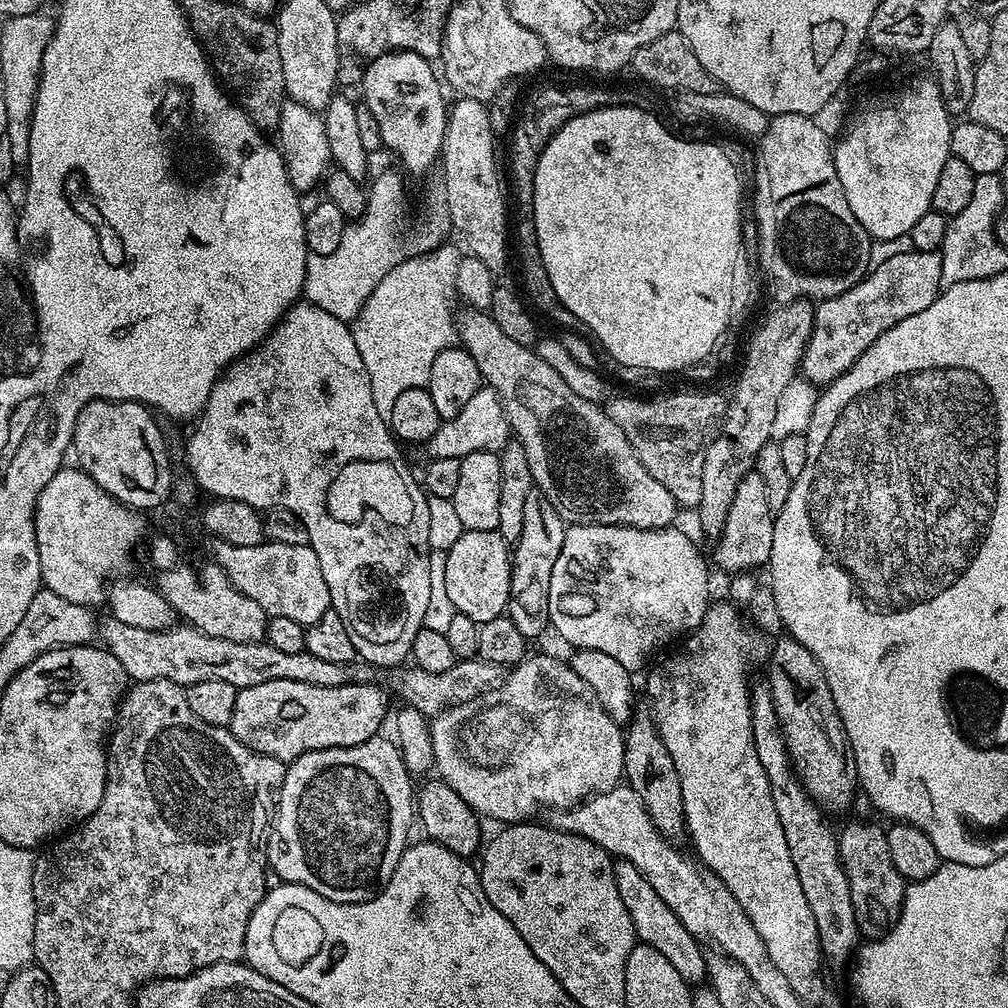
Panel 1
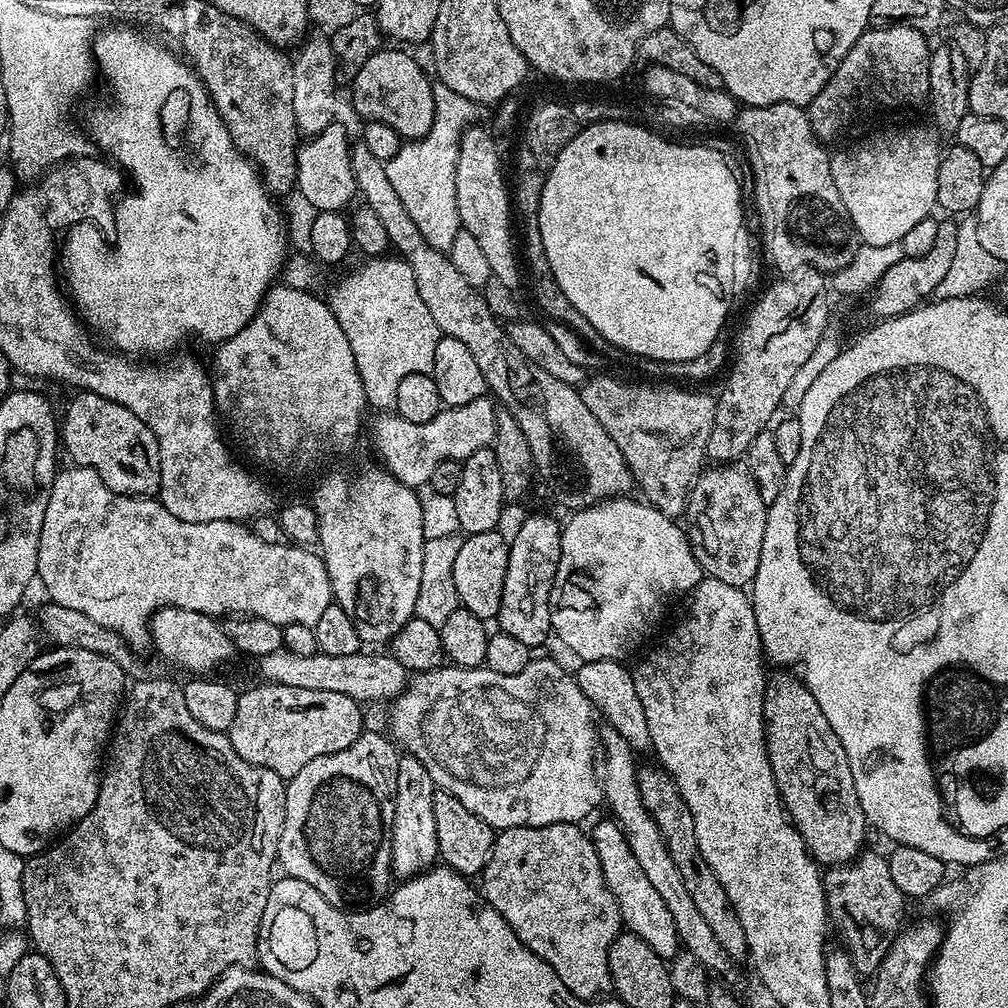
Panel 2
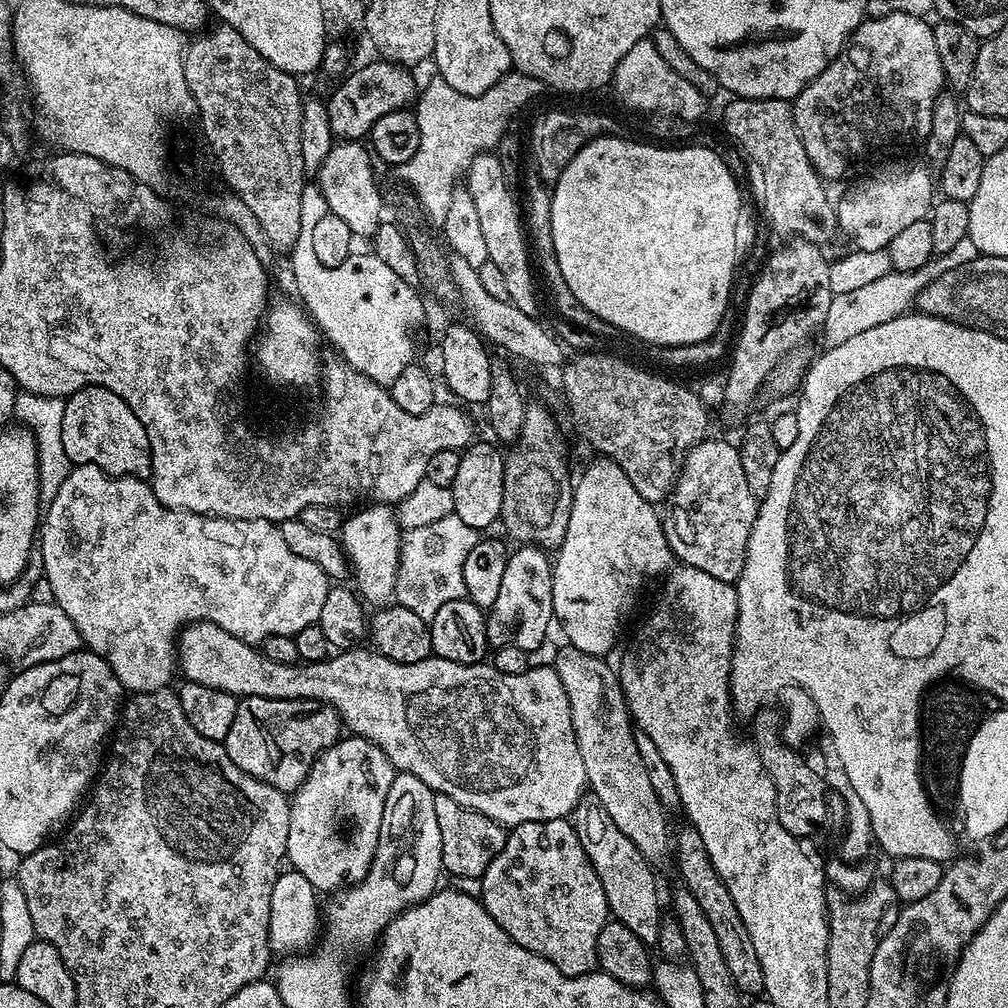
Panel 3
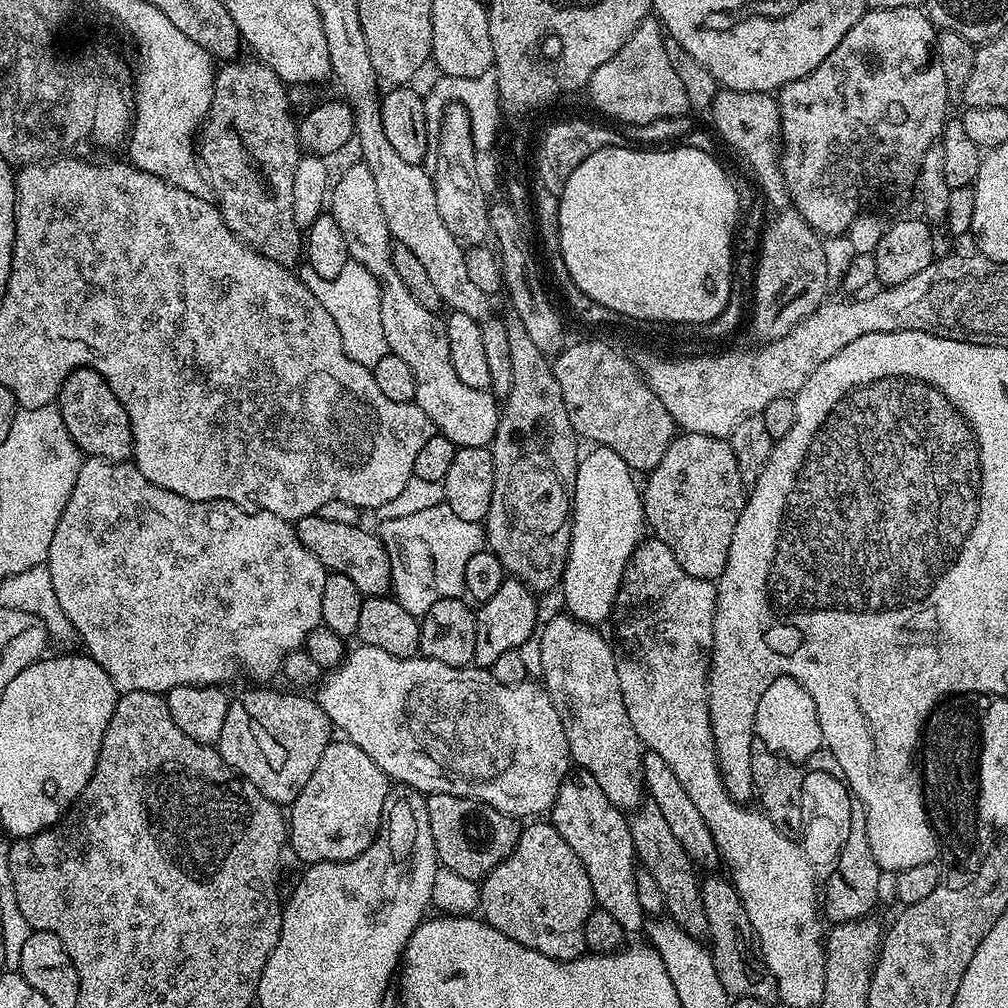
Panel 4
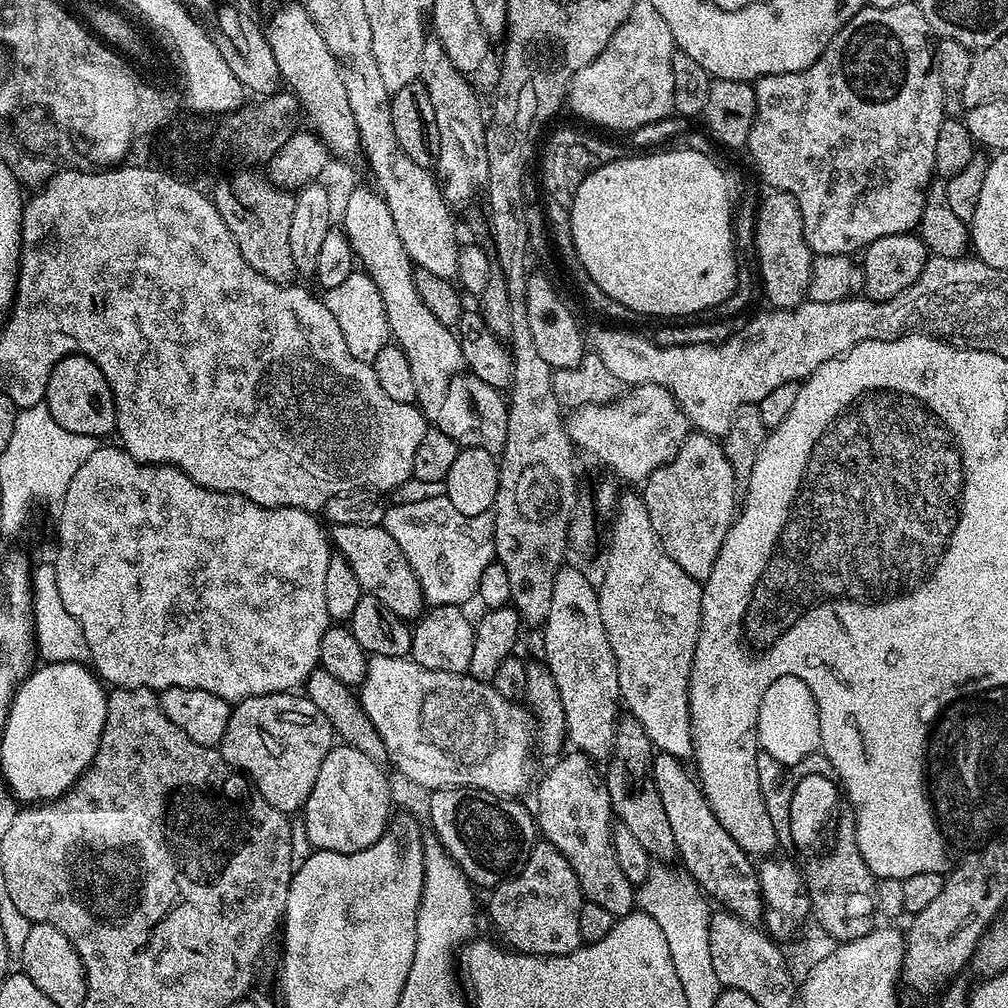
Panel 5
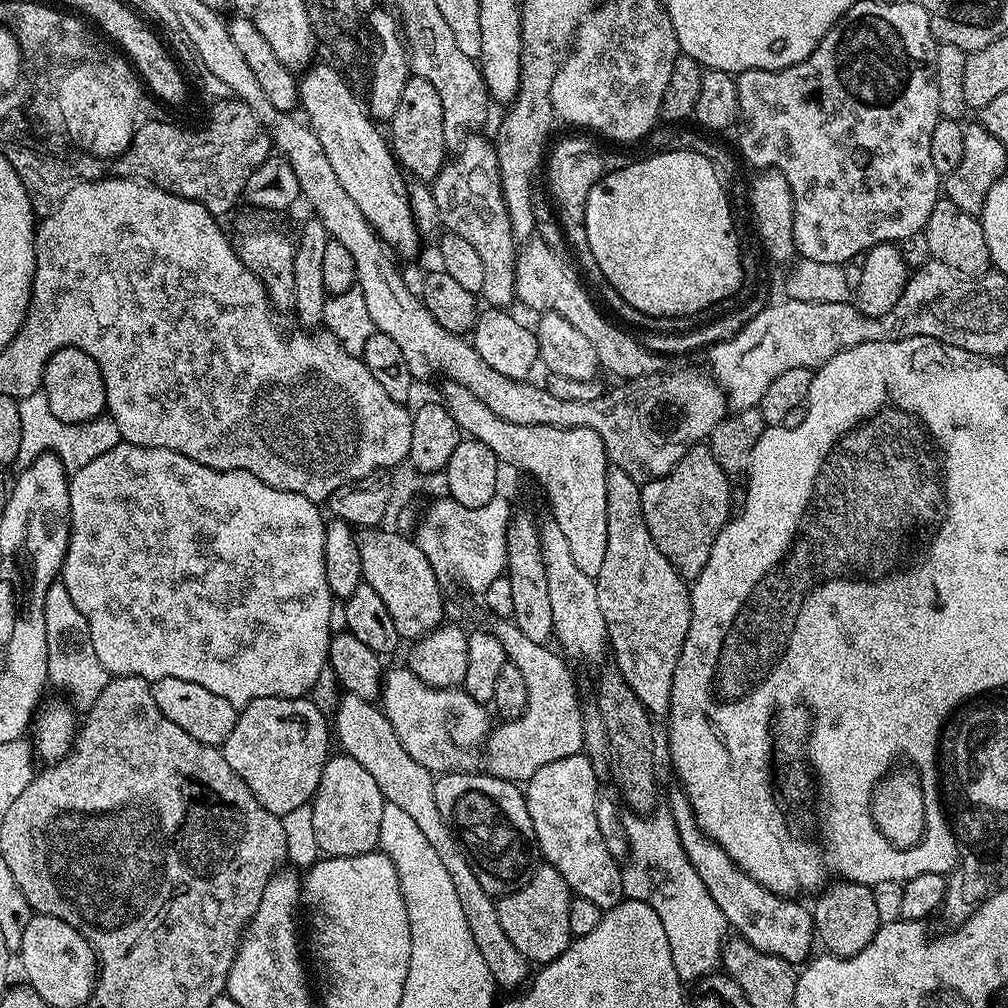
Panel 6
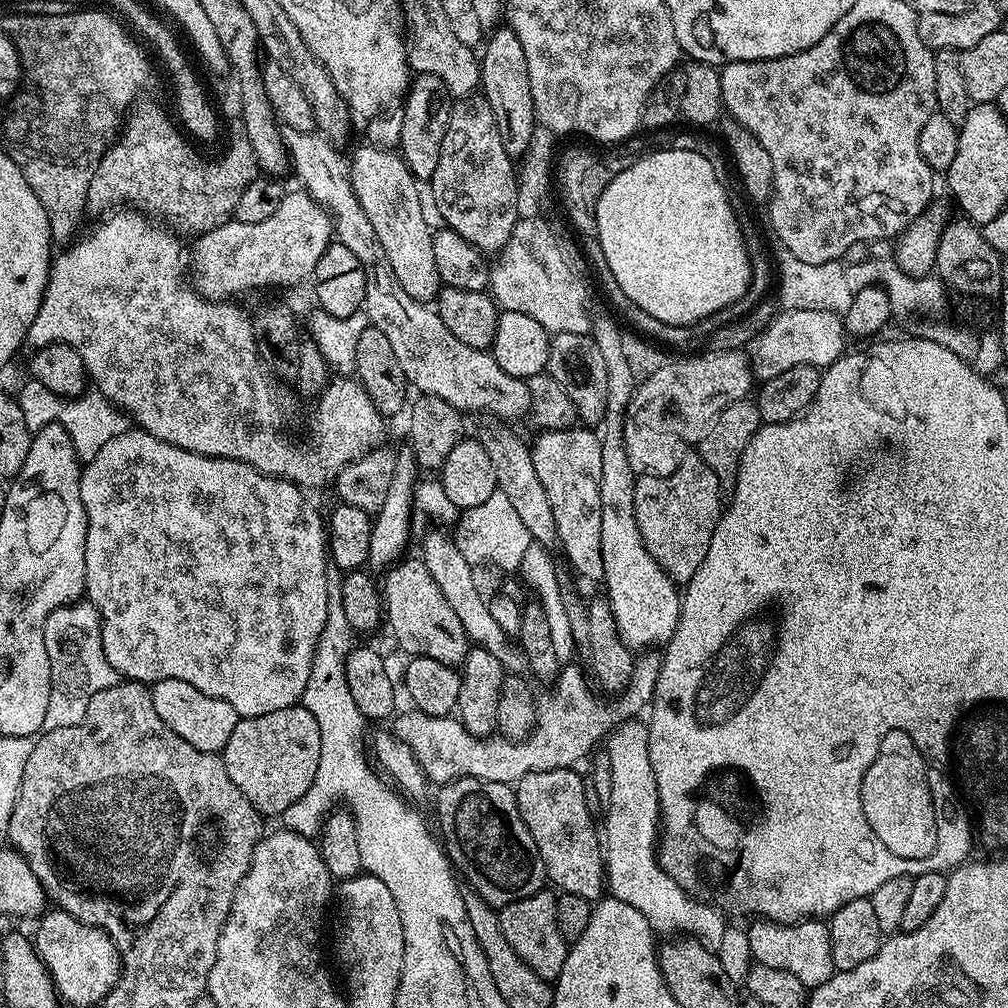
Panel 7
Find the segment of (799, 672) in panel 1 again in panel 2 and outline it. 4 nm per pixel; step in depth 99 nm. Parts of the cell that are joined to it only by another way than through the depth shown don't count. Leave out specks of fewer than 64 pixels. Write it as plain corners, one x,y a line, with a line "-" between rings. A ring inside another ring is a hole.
776,670
773,676
771,673
767,677
764,685
764,741
768,747
770,766
774,770
774,782
780,791
780,801
784,803
788,819
799,830
804,845
812,853
813,860
820,866
849,864
865,847
864,835
870,832
870,825
868,819
864,817
862,802
858,802
858,790
854,790
854,774
850,774
850,762
846,758
846,750
842,750
842,742
838,734
830,730
830,722
826,714
822,714
822,706
818,706
814,694
810,694
804,681
791,671
-
814,754
828,758
824,766
826,766
826,774
830,774
832,780
814,780
812,776

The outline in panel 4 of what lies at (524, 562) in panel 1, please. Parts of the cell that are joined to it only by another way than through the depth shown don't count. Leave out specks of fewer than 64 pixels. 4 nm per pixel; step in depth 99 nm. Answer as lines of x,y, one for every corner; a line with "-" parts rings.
505,578
498,586
494,598
483,601
475,609
476,633
474,634
474,664
477,668
491,669
500,655
523,649
528,639
533,639
536,624
537,593
527,588
521,580

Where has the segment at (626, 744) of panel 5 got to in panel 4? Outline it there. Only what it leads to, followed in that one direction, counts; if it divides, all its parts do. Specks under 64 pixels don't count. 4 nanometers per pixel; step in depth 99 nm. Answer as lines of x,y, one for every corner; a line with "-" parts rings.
651,802
641,803
640,807
631,813
628,829
639,865
650,872
662,890
662,898
665,900
664,912
682,930
686,930
686,934
697,938
707,937
706,906
702,906
700,880
698,875
696,876
697,865
692,863
686,850
682,850
682,842
674,838
666,818
662,818
662,810
658,810
658,806

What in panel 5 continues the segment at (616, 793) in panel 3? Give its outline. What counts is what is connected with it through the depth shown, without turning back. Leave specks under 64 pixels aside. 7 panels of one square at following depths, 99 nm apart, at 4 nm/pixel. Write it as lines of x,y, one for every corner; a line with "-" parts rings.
562,566
554,578
554,594
550,598
550,614
542,625
544,631
543,663
548,665
558,686
558,698
562,698
562,710
566,714
566,740
577,752
591,756
593,761
604,762
611,757
616,725
622,716
622,701
618,686
618,666
614,650
610,650
610,638
606,638
606,626
602,626
602,610
597,589
576,568

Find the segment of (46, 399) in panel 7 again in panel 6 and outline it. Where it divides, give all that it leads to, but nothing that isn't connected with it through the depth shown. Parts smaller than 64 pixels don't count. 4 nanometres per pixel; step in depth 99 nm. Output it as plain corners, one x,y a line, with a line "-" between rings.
38,391
24,396
17,401
19,417
22,423
22,437
16,455
17,463
21,467
32,464
37,457
52,453
59,457
68,471
73,472
86,466
101,454
106,454
114,446
120,444
120,431
111,417
103,416
86,423
64,423
54,414
50,414
50,404
46,402
44,392

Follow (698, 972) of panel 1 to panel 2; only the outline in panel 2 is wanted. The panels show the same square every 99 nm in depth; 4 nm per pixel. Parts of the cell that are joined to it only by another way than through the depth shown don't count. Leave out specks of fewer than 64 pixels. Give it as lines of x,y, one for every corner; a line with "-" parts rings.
615,819
600,820
590,828
592,845
598,850
598,862
602,862
602,874
606,878
606,886
610,886
610,894
614,894
614,902
618,902
620,919
627,931
633,932
642,942
654,950
665,962
672,961
682,948
680,935
674,926
674,918
670,918
670,910
666,910
666,902
654,890
654,885
646,878
638,858
634,858
634,850
630,850
630,842

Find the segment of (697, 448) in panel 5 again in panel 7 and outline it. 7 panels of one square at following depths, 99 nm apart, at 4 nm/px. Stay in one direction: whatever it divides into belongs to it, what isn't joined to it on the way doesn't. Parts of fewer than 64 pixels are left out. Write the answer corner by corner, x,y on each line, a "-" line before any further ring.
698,454
681,455
680,465
669,476
642,476
634,486
634,518
638,518
638,530
650,558
666,570
666,574
678,586
686,586
694,578
706,550
710,550
710,538
722,515
722,489
714,470

